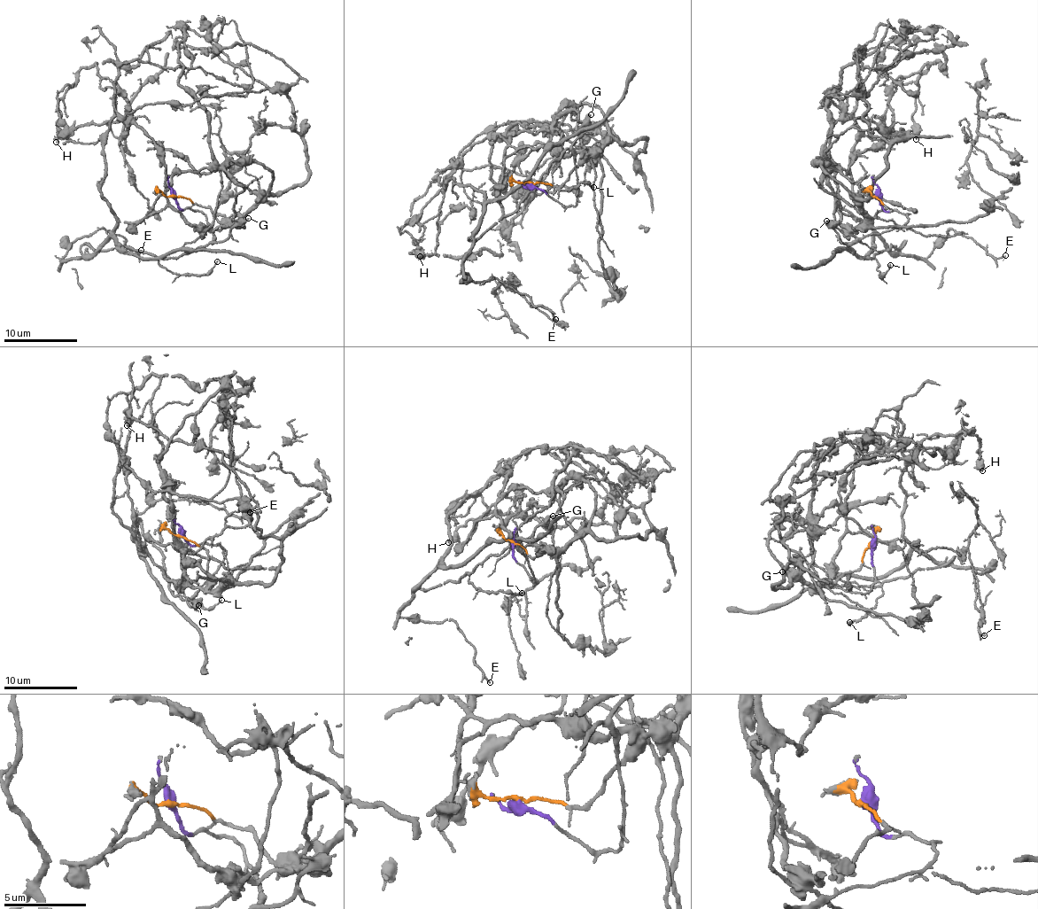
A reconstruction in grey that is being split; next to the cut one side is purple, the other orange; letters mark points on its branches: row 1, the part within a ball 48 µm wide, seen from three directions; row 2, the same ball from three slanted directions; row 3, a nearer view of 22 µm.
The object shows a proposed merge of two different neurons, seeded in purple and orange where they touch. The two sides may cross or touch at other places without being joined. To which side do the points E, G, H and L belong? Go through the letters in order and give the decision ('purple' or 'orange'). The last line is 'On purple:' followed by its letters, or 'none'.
E: purple
G: purple
H: orange
L: purple
On purple: E, G, L

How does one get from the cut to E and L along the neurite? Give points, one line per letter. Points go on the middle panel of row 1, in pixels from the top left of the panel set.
E: (530, 184), (577, 204), (568, 150), (515, 210), (468, 238), (460, 270), (475, 282), (499, 279), (555, 320)
L: (530, 184), (563, 205), (577, 204), (569, 150), (553, 161), (536, 191), (569, 190), (580, 182), (594, 187)

